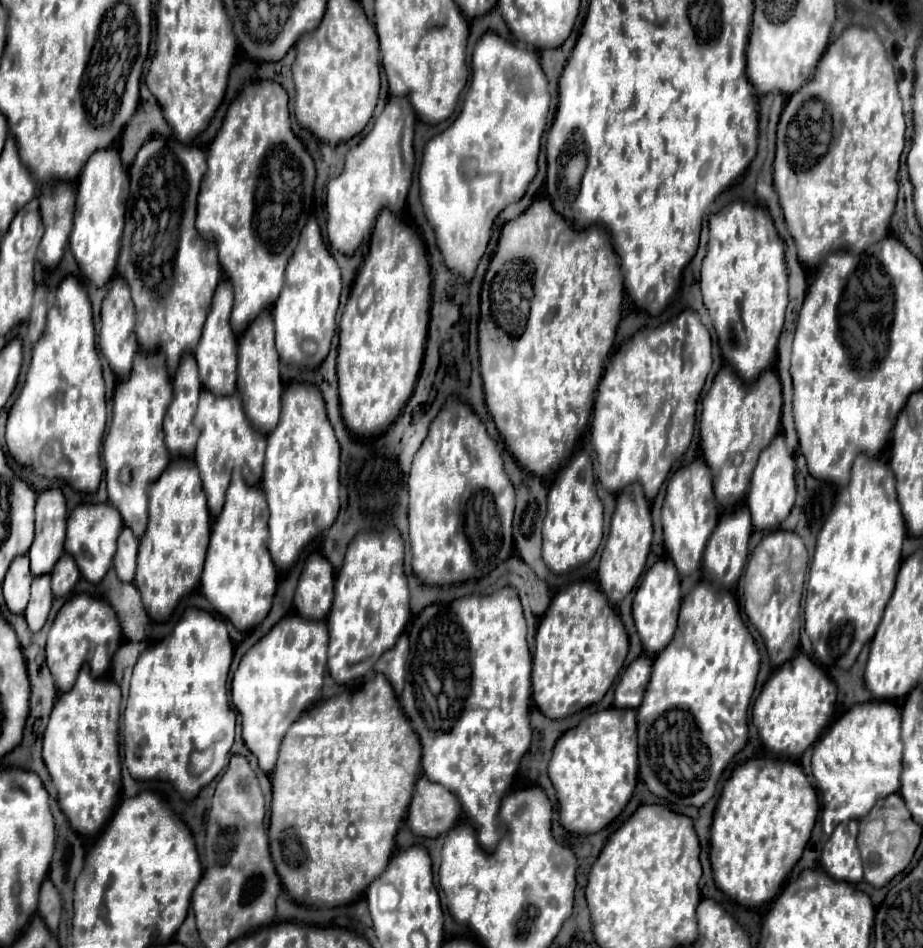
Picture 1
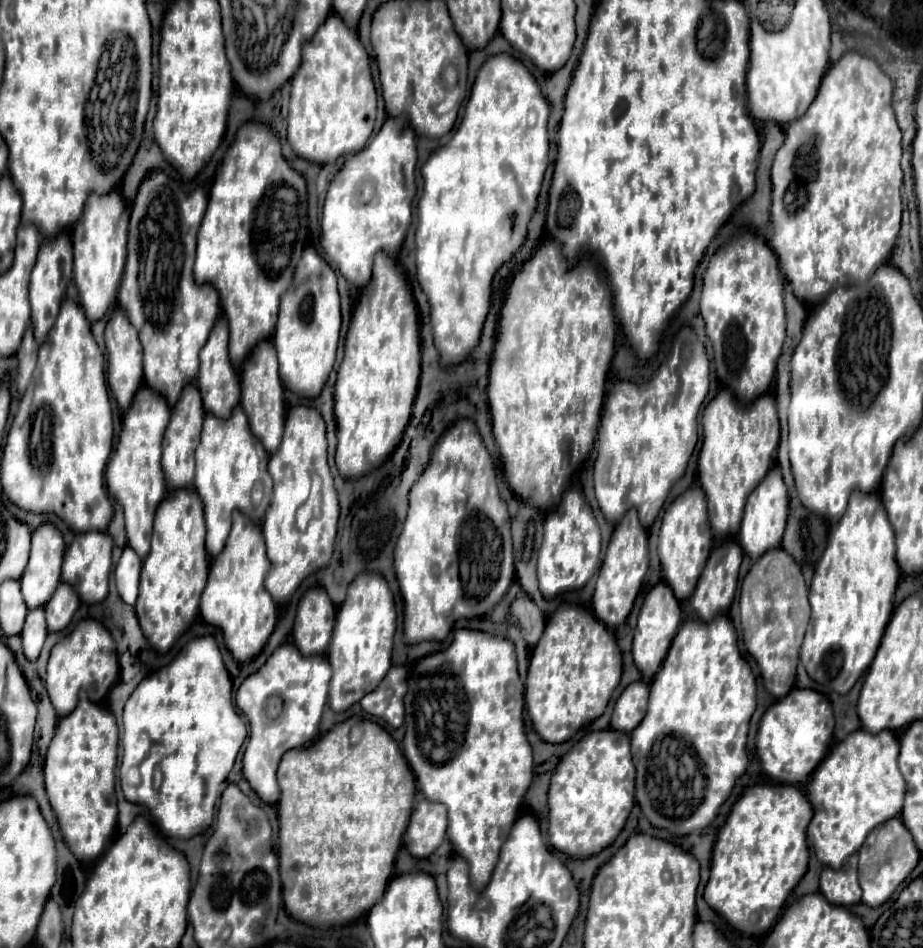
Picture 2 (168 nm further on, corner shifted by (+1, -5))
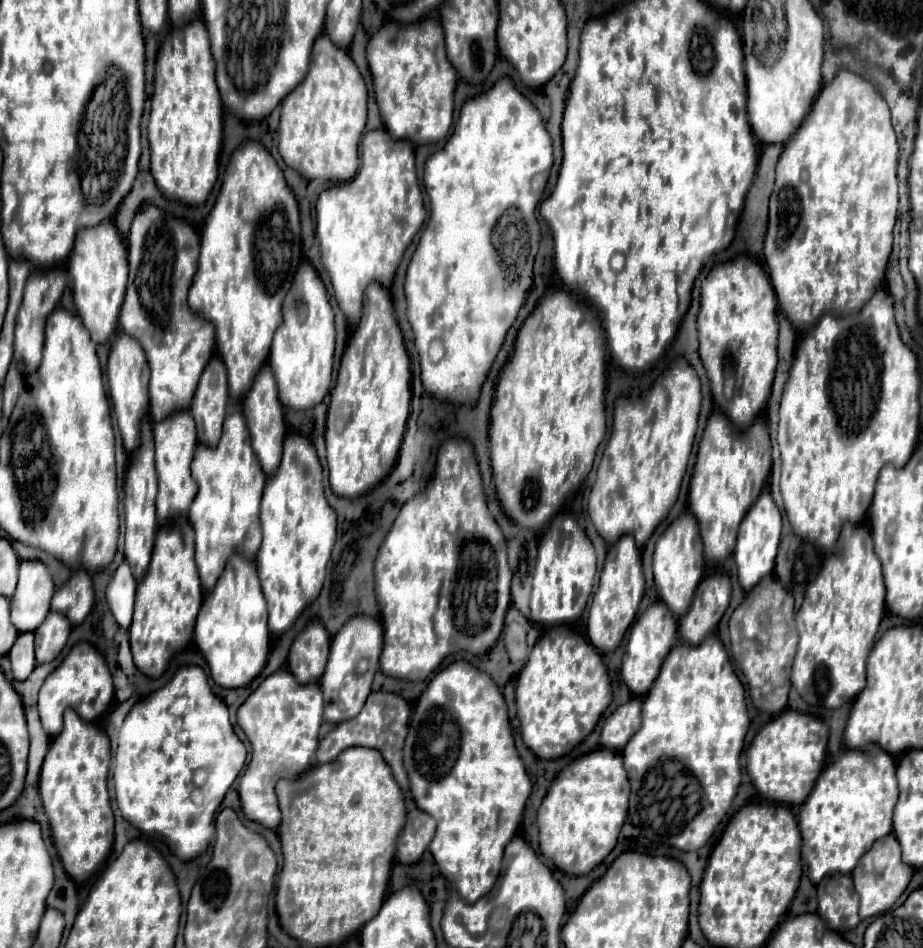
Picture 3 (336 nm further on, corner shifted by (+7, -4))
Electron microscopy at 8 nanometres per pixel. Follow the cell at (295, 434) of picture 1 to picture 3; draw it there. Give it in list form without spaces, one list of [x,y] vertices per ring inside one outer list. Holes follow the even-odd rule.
[[[298,432],[286,436],[280,468],[276,468],[276,472],[266,480],[260,522],[262,544],[256,554],[256,566],[264,598],[268,602],[270,632],[280,636],[320,594],[326,576],[326,564],[336,540],[336,514],[324,496],[318,454],[312,442]]]

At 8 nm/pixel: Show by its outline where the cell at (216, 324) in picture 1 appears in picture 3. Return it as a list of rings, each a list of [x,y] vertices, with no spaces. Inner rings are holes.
[[[218,354],[212,356],[212,364],[204,368],[204,376],[200,378],[200,388],[196,388],[196,396],[192,398],[192,416],[196,420],[198,442],[218,444],[222,434],[222,422],[226,418],[228,406],[228,382],[224,372],[224,362]]]

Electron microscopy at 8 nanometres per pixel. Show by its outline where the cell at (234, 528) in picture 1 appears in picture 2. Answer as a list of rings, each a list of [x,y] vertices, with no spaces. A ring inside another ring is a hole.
[[[234,513],[232,531],[224,551],[210,565],[210,577],[200,601],[200,615],[208,625],[222,631],[226,649],[238,665],[252,661],[266,645],[278,619],[278,607],[270,601],[264,587],[266,549],[262,545],[262,529],[248,525],[246,517]]]

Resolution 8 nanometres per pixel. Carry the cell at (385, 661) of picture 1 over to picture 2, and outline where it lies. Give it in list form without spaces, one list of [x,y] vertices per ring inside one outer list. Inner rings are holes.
[[[392,667],[378,689],[360,701],[360,707],[380,723],[398,729],[404,723],[404,695],[408,689],[406,679],[406,667]]]

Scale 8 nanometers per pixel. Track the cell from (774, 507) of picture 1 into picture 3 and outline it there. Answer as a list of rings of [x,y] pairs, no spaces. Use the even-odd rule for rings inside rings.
[[[764,488],[760,494],[760,500],[756,500],[756,504],[752,504],[752,508],[748,510],[748,516],[744,516],[744,520],[740,524],[736,552],[734,552],[734,560],[738,566],[738,580],[744,588],[744,592],[748,592],[752,586],[756,586],[764,576],[774,572],[774,558],[776,558],[778,542],[780,542],[780,528],[782,528],[780,510],[776,508],[776,504],[772,500],[770,490]]]

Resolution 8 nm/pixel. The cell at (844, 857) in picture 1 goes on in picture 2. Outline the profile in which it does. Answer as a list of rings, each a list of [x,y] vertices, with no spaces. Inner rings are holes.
[[[858,855],[850,857],[850,861],[846,861],[838,871],[824,867],[820,875],[820,893],[832,905],[858,905],[862,899],[862,889],[858,885]]]

